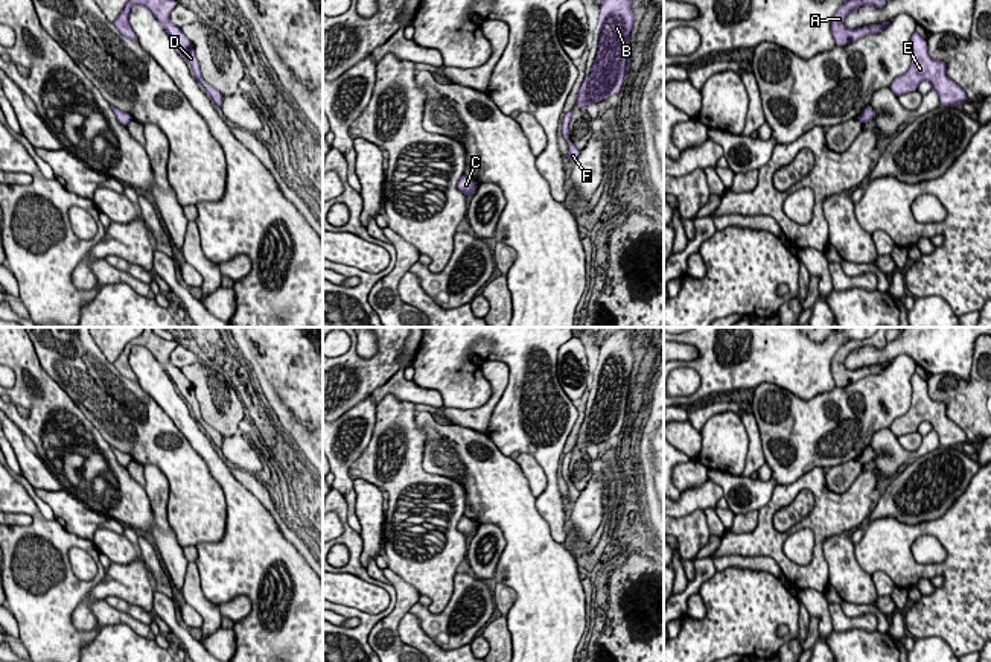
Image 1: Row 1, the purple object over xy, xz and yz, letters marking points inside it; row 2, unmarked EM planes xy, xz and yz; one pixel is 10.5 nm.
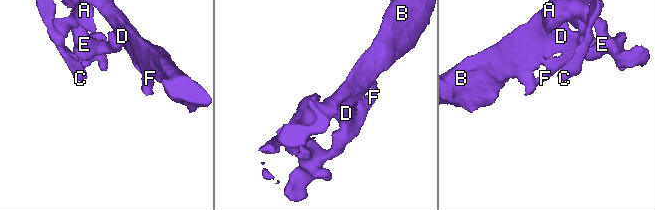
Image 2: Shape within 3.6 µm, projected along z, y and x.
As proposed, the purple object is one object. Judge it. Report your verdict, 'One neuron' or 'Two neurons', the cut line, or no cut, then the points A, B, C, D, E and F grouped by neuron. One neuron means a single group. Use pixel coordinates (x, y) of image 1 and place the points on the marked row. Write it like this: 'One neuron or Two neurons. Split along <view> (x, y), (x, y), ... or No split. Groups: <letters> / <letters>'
One neuron. No split. Groups: A B C D E F

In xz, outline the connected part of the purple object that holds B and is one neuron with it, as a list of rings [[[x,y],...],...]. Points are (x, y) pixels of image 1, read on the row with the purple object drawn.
[[[603,0],[598,23],[601,35],[588,79],[583,79],[575,107],[586,110],[621,91],[630,67],[629,44],[635,23],[632,0]]]

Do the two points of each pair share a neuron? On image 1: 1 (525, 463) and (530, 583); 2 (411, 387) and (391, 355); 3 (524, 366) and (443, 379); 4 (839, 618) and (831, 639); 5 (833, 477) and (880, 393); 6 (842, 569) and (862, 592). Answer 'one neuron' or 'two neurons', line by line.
1: two neurons
2: two neurons
3: one neuron
4: two neurons
5: two neurons
6: one neuron

